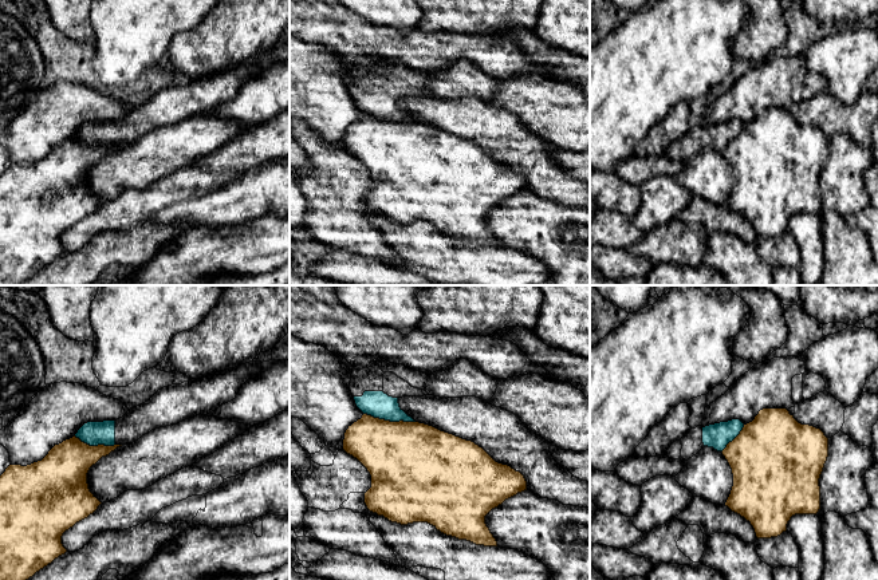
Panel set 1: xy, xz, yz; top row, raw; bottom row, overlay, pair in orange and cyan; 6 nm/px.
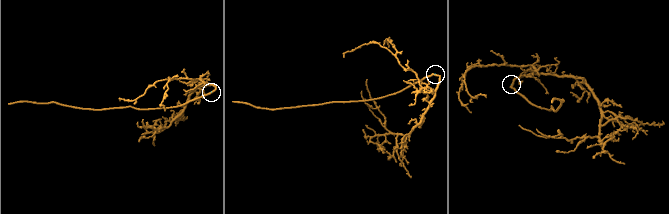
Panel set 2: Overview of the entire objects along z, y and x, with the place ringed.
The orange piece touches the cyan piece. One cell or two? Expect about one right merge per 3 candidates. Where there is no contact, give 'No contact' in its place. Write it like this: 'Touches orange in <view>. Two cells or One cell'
Touches orange in xz. Two cells

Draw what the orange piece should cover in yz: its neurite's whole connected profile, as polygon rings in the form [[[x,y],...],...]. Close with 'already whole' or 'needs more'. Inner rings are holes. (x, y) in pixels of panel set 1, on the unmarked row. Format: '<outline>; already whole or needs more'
[[[763,108],[752,122],[744,125],[740,134],[721,153],[733,174],[733,186],[725,206],[749,221],[757,238],[780,236],[795,214],[819,212],[819,178],[828,157],[828,138],[820,129],[799,123],[787,108]]]; already whole

